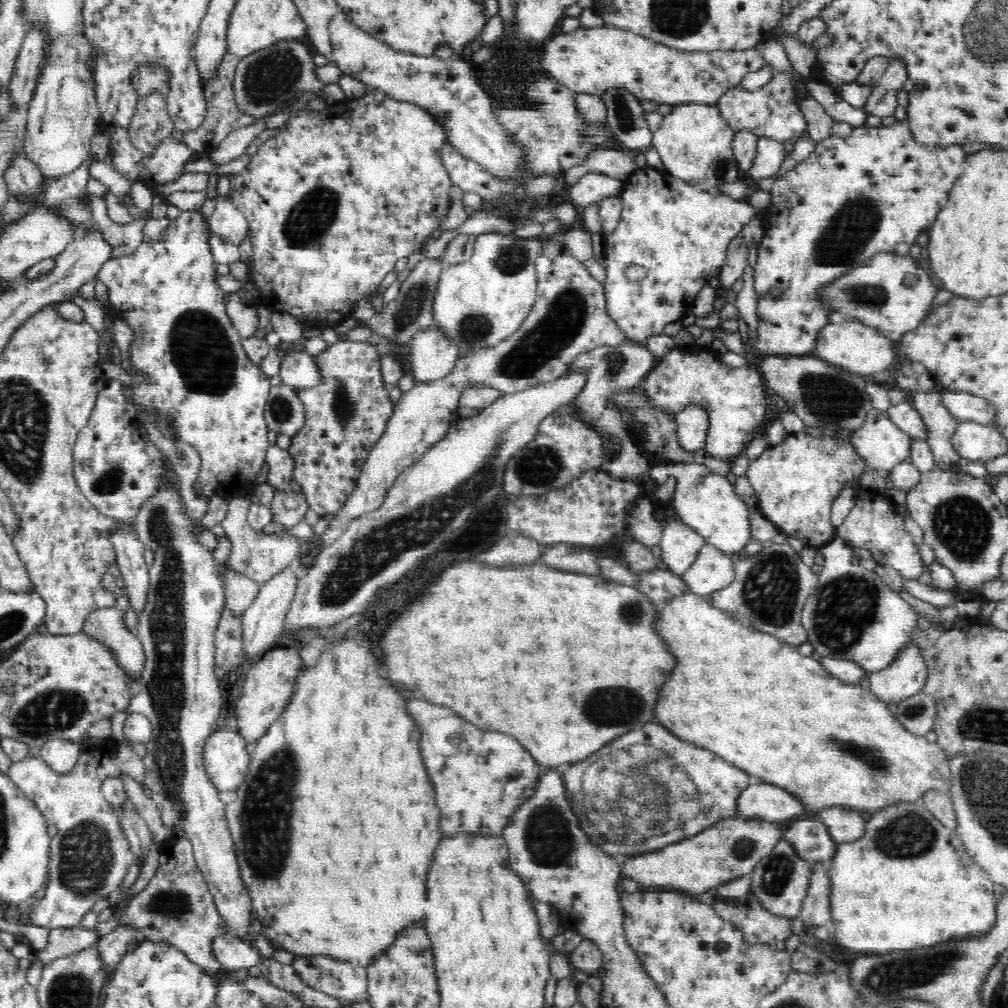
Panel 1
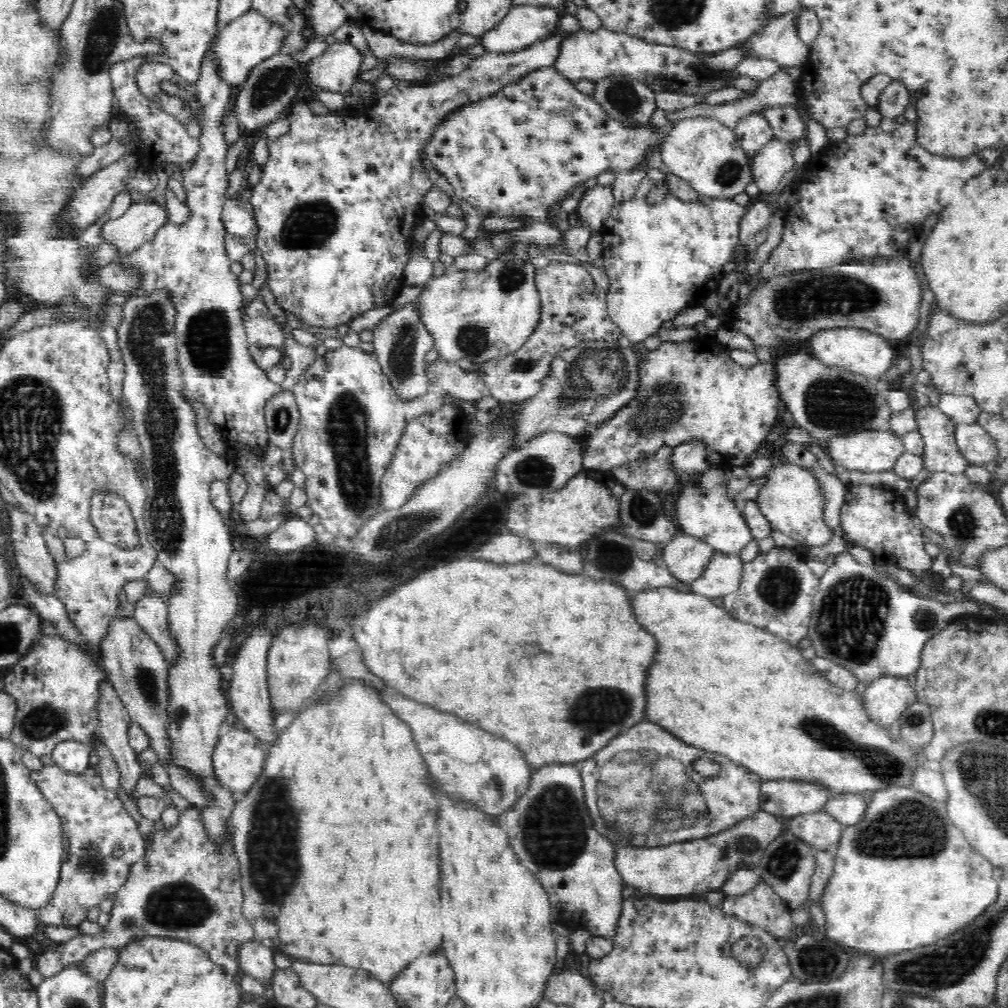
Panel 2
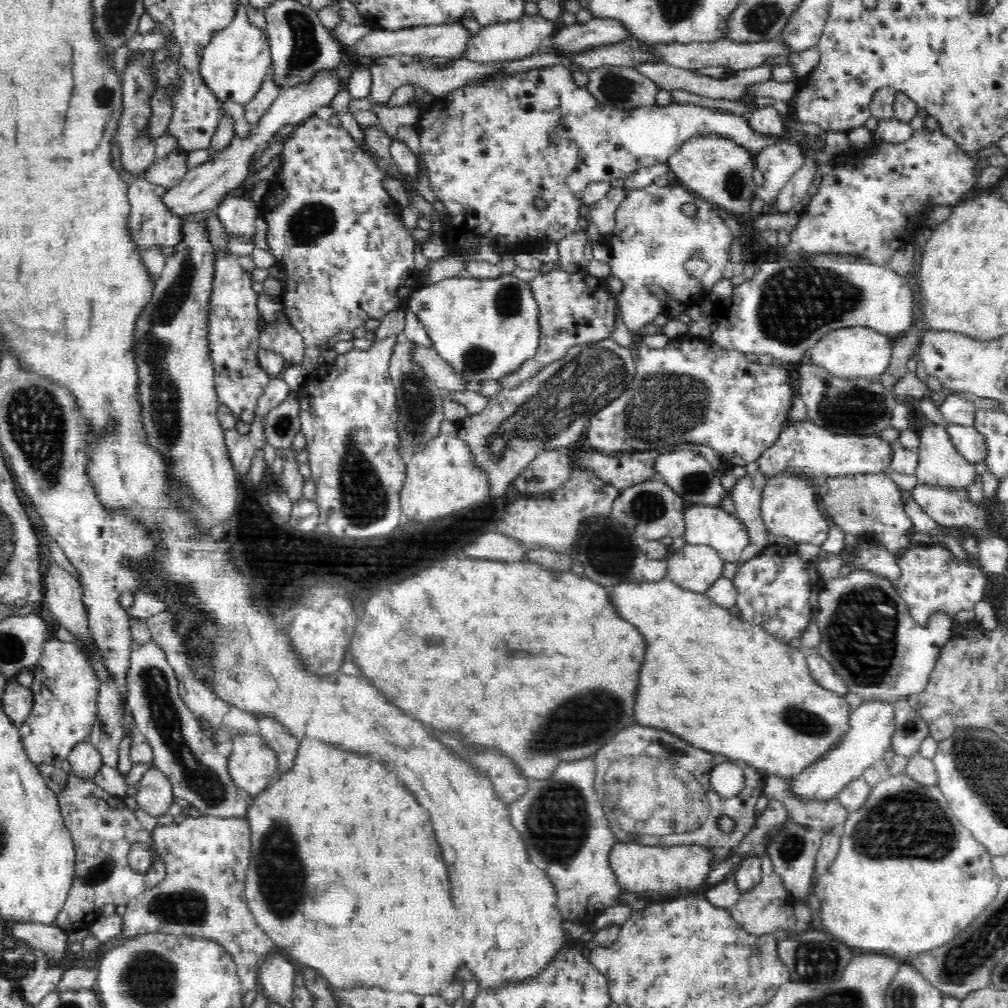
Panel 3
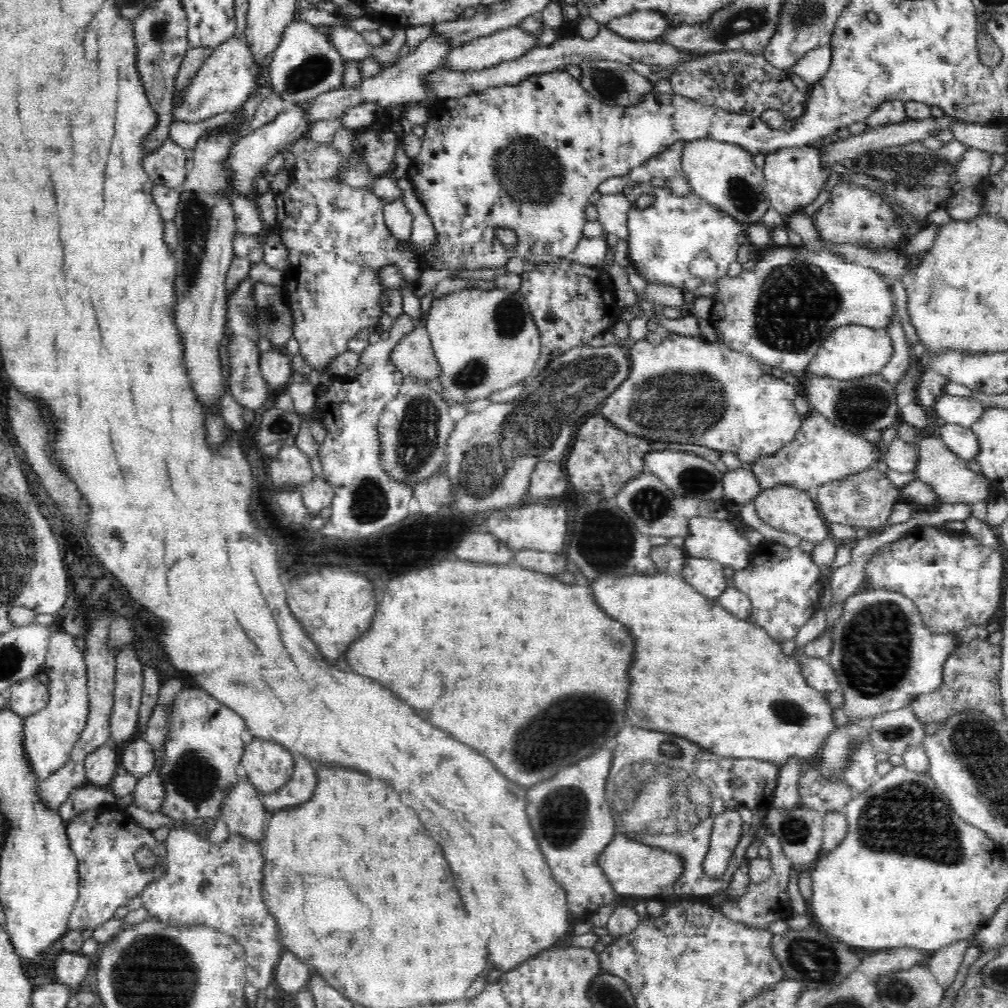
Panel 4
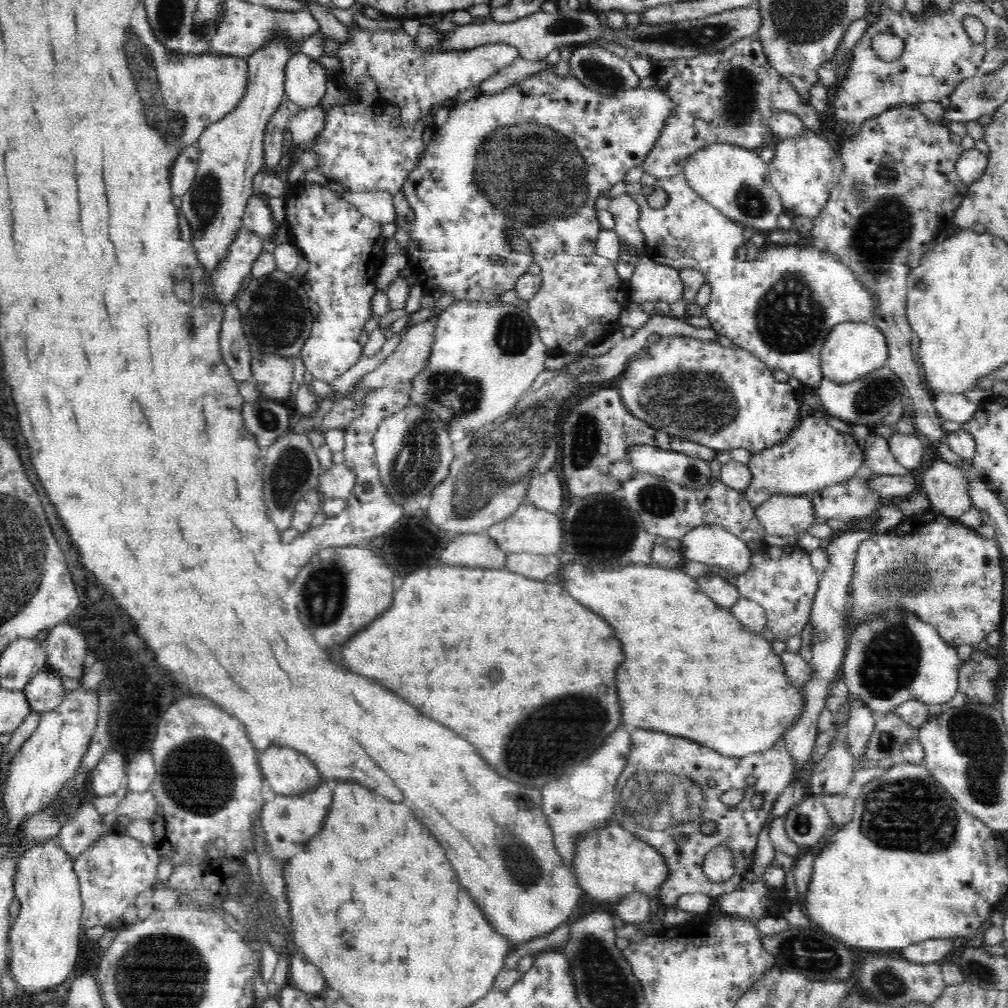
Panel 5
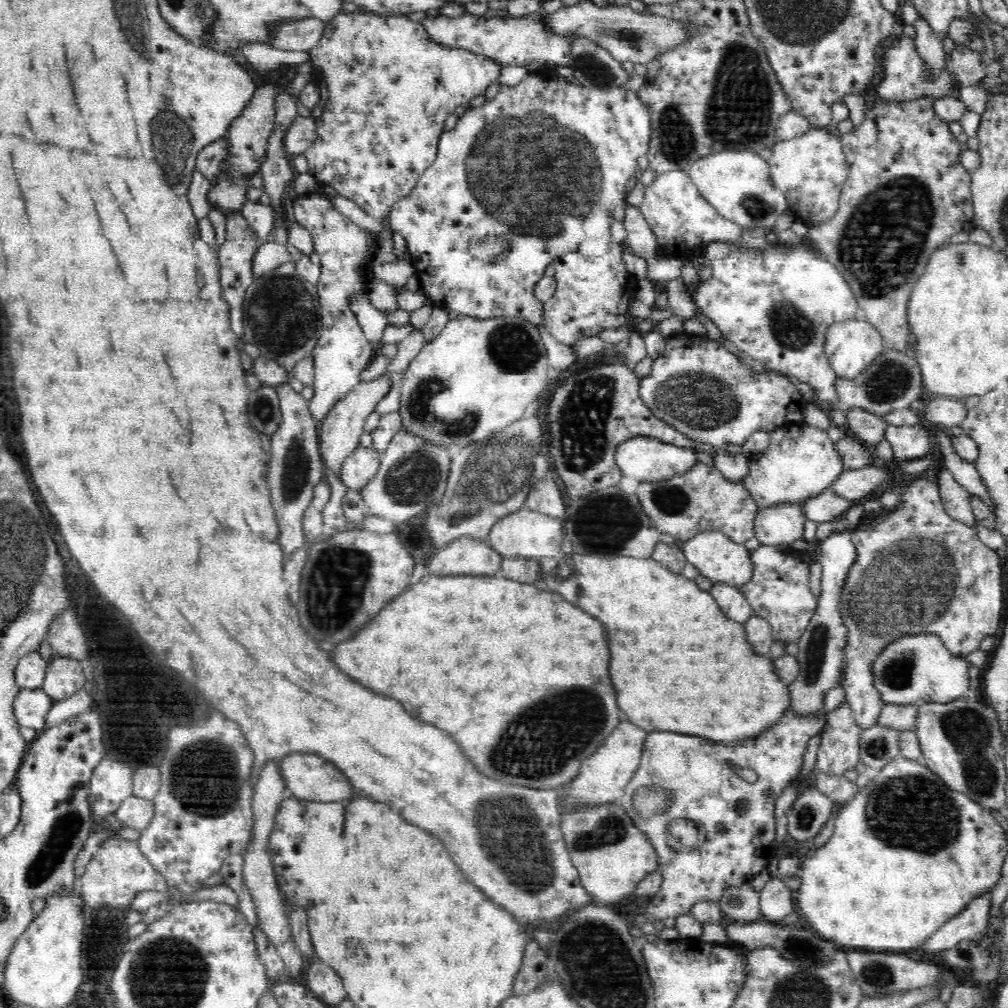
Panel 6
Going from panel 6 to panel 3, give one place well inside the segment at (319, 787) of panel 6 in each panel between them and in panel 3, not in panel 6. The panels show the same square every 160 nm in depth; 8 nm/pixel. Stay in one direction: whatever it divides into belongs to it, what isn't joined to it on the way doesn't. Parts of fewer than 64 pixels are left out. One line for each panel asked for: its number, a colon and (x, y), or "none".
3: (252, 764)
4: (267, 764)
5: (288, 772)

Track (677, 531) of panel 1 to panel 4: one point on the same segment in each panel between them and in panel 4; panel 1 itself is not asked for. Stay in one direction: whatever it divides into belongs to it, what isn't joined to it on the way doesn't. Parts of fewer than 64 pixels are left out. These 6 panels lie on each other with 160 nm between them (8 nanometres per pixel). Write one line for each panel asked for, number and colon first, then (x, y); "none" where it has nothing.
2: (685, 556)
3: (696, 567)
4: (705, 575)

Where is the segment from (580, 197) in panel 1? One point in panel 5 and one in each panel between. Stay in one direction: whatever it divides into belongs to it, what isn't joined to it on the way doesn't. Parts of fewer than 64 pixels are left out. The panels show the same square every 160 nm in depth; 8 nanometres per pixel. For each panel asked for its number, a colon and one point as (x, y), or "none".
2: (596, 203)
3: (601, 213)
4: (612, 209)
5: (625, 210)

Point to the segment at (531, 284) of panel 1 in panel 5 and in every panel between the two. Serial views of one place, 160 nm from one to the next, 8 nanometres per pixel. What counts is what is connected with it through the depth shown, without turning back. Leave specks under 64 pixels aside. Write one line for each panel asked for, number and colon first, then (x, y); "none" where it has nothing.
2: (473, 314)
3: (485, 328)
4: (485, 340)
5: (486, 354)

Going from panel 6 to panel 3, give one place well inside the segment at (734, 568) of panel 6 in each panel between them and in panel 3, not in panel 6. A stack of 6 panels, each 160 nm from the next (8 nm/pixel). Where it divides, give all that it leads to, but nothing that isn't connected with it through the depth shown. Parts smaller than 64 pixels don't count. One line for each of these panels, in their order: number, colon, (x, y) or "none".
3: (710, 525)
4: (708, 537)
5: (711, 544)

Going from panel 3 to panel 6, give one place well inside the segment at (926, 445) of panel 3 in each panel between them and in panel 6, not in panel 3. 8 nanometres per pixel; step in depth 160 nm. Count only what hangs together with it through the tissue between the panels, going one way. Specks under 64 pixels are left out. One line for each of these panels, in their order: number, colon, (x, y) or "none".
4: (937, 465)
5: (946, 486)
6: (956, 499)

